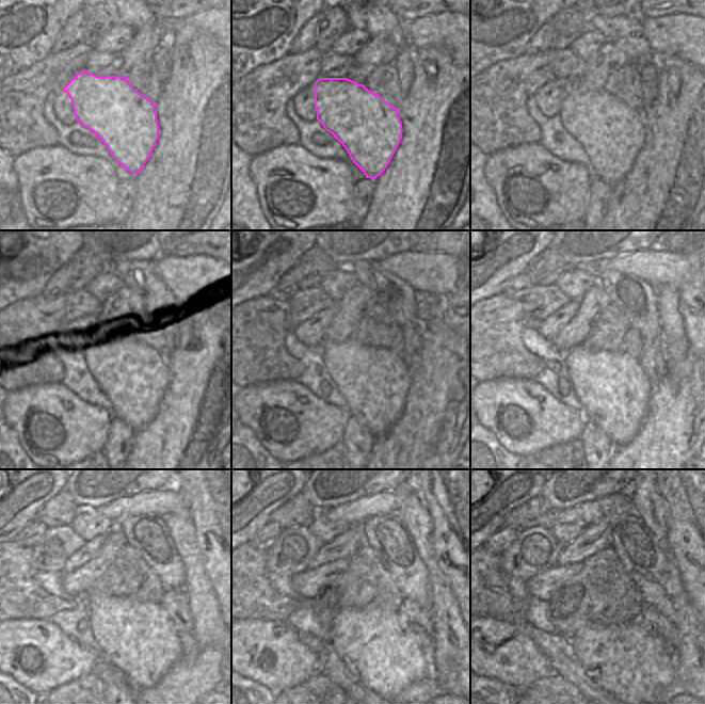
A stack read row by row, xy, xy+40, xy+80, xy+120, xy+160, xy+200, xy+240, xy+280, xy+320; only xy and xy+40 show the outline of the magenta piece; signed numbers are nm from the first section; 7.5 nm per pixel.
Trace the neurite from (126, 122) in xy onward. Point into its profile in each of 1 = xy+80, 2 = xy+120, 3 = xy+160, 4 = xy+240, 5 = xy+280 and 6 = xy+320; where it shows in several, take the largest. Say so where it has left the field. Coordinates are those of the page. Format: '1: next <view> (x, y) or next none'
1: next xy+80 (611, 133)
2: next xy+120 (133, 377)
3: next xy+160 (374, 382)
4: next xy+240 (127, 630)
5: next xy+280 (370, 636)
6: next xy+320 (610, 646)

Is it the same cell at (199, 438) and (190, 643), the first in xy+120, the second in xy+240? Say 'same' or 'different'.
same

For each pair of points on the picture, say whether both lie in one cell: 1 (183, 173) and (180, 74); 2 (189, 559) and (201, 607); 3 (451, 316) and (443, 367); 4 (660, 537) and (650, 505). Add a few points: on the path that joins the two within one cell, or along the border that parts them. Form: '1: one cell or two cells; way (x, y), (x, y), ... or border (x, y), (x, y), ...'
1: one cell; way (183, 148), (183, 98)
2: one cell; way (194, 571), (201, 595)
3: two cells; border (442, 319), (459, 334)
4: one cell; way (658, 529), (657, 522), (651, 512)

